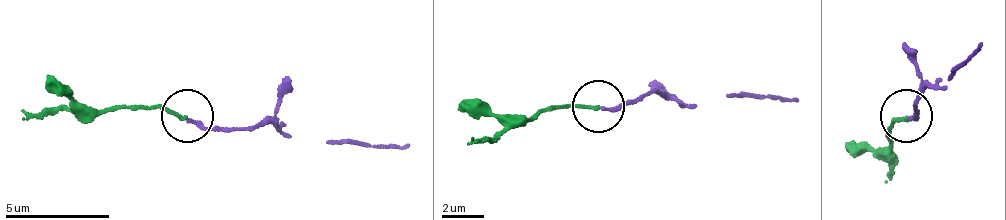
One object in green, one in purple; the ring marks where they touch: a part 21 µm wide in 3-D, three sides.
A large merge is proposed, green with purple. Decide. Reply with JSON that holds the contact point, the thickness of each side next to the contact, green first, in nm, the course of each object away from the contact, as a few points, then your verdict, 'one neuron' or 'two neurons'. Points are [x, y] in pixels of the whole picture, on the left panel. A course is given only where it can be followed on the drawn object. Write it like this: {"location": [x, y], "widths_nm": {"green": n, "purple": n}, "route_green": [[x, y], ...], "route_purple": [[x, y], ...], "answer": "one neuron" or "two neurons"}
{"location": [187, 116], "widths_nm": {"green": 160, "purple": 190}, "route_green": [[186, 114], [132, 107], [21, 108]], "route_purple": [[191, 120], [202, 124], [247, 127], [283, 125], [289, 138], [324, 144], [409, 145]], "answer": "one neuron"}

